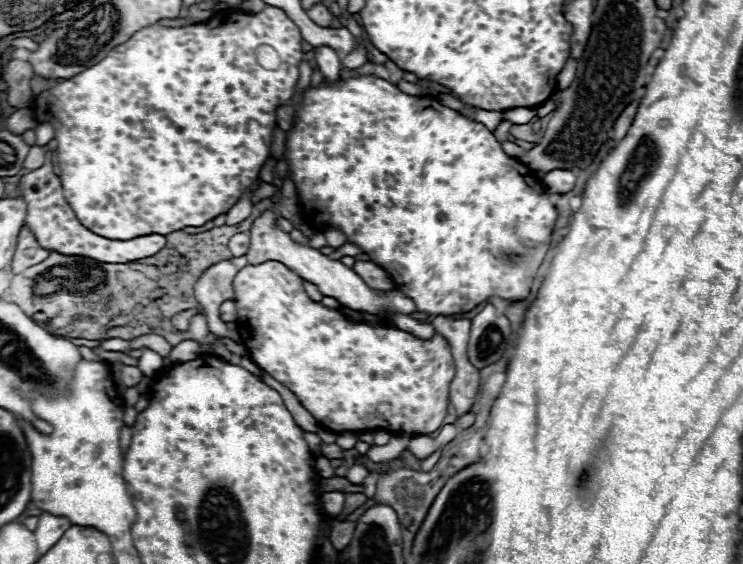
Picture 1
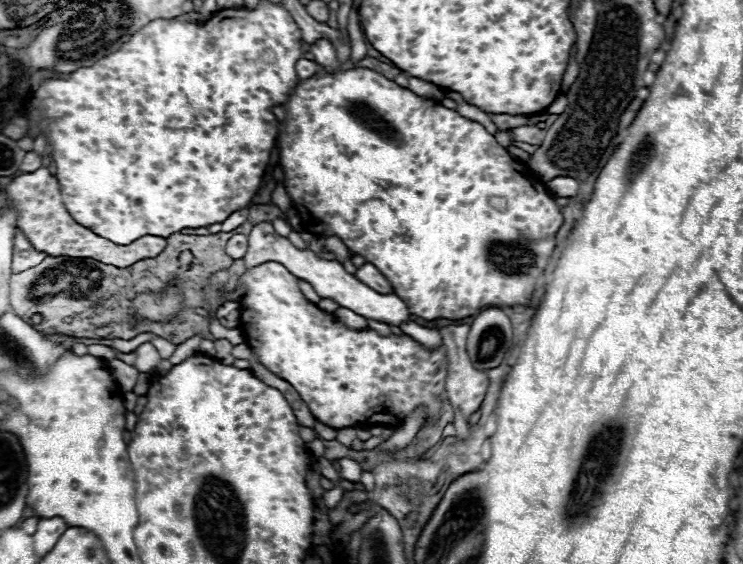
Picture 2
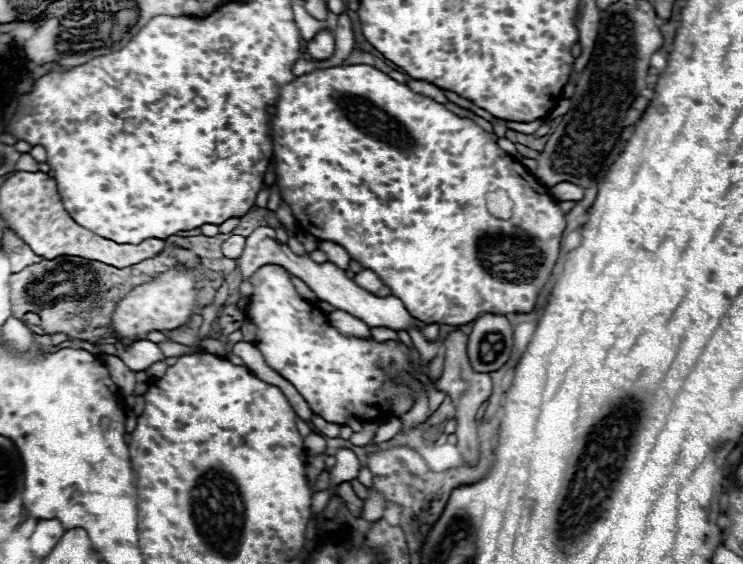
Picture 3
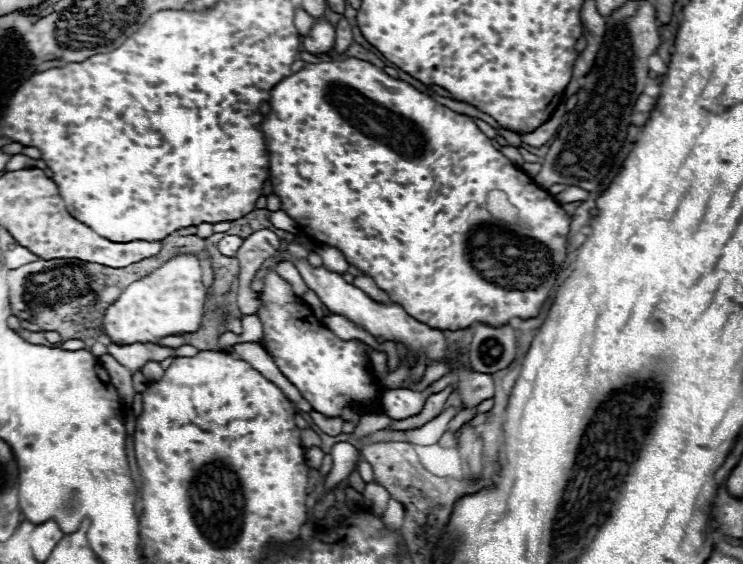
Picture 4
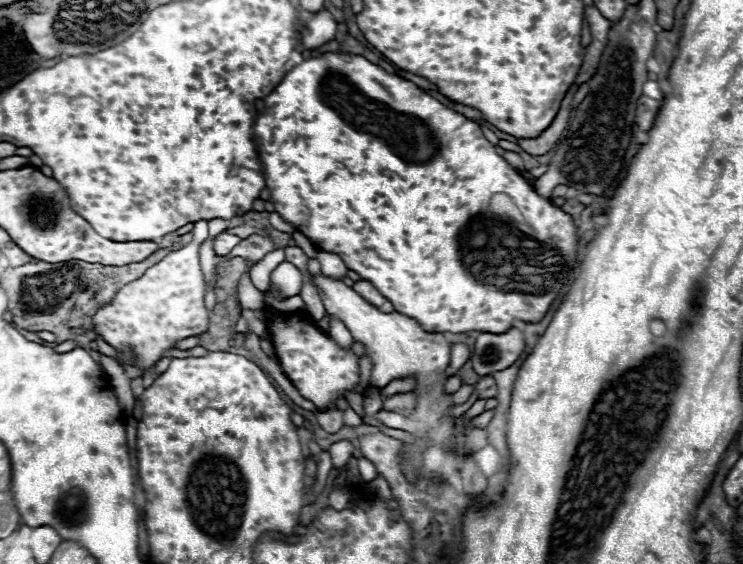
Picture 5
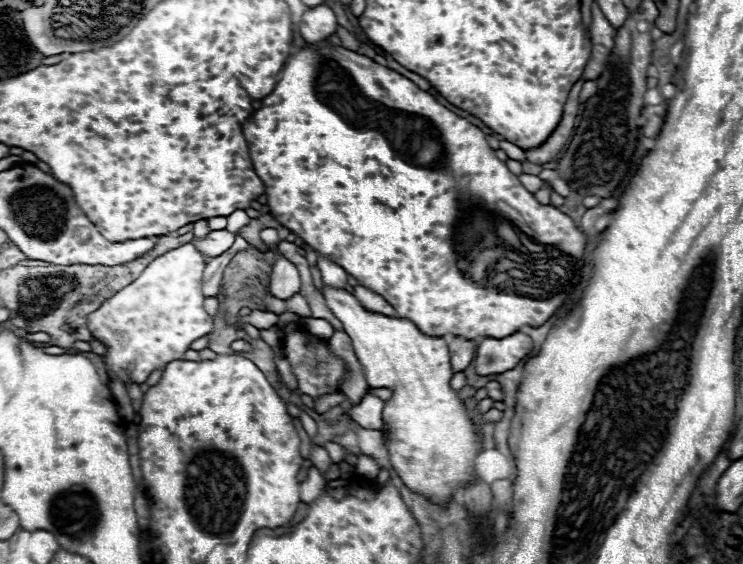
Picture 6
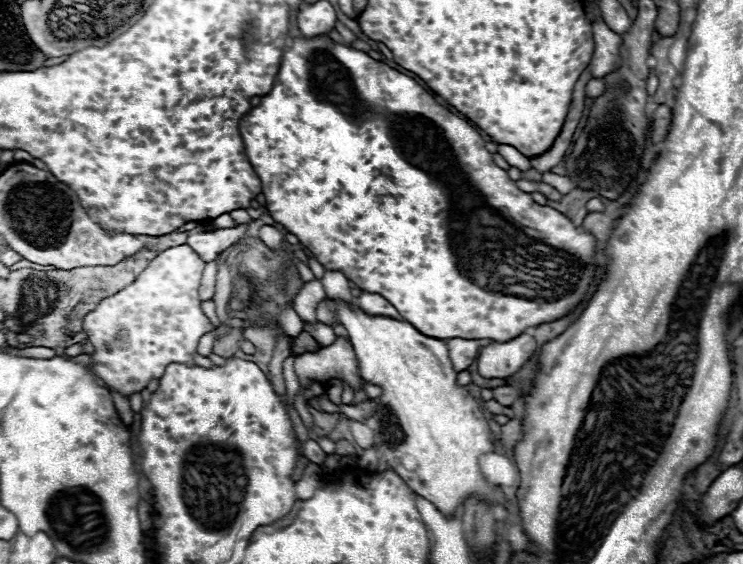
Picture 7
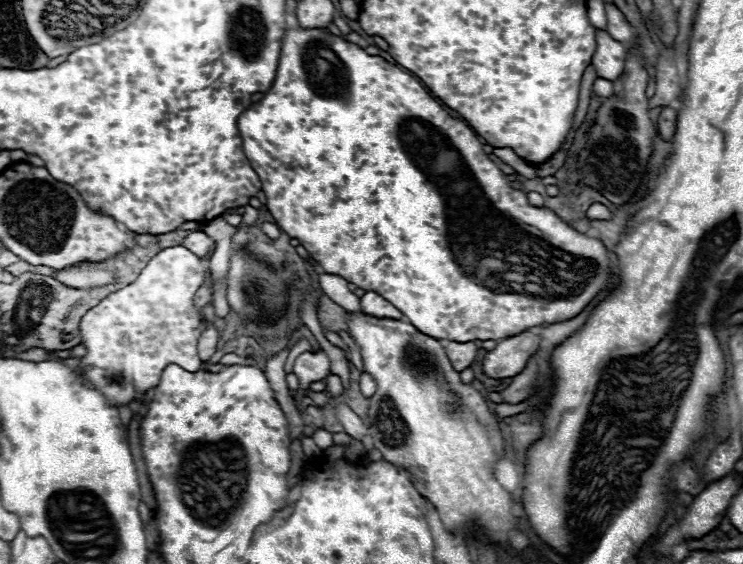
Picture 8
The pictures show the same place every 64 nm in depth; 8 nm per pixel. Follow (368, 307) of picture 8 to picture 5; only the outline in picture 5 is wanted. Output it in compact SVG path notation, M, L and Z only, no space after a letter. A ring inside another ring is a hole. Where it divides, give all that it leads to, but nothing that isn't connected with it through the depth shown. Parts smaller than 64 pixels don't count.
M360 280L352 286L354 290L358 290L358 294L362 294L362 298L366 298L366 302L370 302L372 306L378 306L378 310L394 310L392 304L366 280Z

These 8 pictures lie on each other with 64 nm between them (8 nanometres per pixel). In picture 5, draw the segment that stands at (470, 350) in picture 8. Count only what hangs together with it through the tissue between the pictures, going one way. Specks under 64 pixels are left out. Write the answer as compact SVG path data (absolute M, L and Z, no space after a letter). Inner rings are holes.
M456 342L456 344L452 344L452 362L450 362L450 366L448 366L448 374L450 376L454 376L468 360L470 360L470 348L466 346L466 344L462 344L462 342Z

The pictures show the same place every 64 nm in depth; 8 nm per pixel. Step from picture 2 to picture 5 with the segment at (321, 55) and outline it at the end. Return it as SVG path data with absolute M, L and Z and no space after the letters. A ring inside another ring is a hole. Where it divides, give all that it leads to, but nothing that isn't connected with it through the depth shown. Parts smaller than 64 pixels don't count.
M320 10L306 16L306 26L302 30L302 42L306 48L318 48L336 36L338 22L328 10Z

